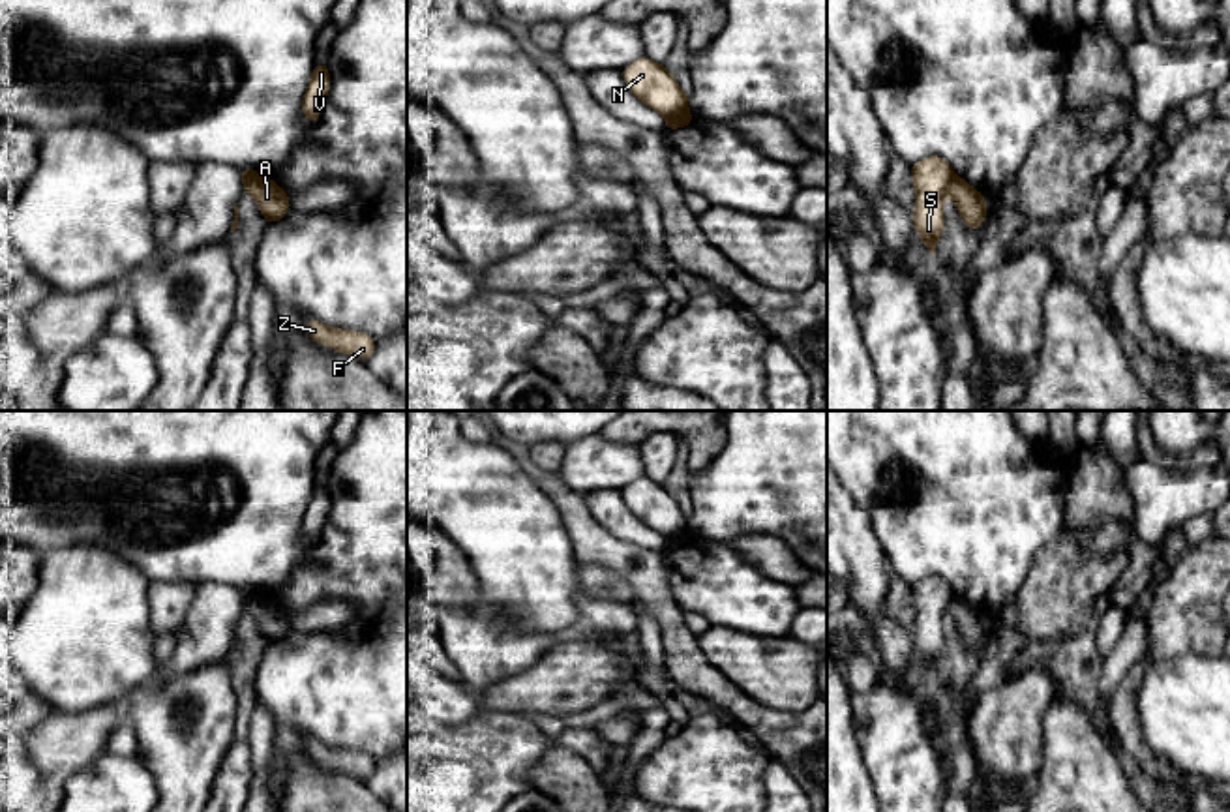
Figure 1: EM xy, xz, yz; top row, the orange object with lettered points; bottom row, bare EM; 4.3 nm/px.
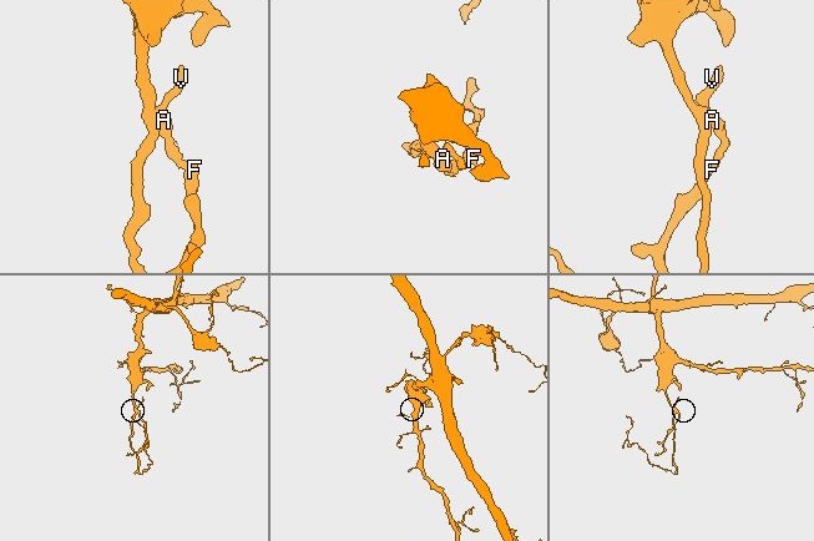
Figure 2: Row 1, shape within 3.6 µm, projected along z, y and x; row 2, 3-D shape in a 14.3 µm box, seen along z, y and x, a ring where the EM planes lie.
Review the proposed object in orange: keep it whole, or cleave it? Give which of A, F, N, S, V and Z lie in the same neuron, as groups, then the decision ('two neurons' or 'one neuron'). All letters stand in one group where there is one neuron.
A F Z / N S V; two neurons

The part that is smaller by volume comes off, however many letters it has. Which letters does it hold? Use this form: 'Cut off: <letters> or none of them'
Cut off: A, F, Z

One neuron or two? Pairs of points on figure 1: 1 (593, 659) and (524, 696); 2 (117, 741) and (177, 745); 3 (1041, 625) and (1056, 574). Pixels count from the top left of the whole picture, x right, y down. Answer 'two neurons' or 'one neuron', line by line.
1: one neuron
2: two neurons
3: one neuron

